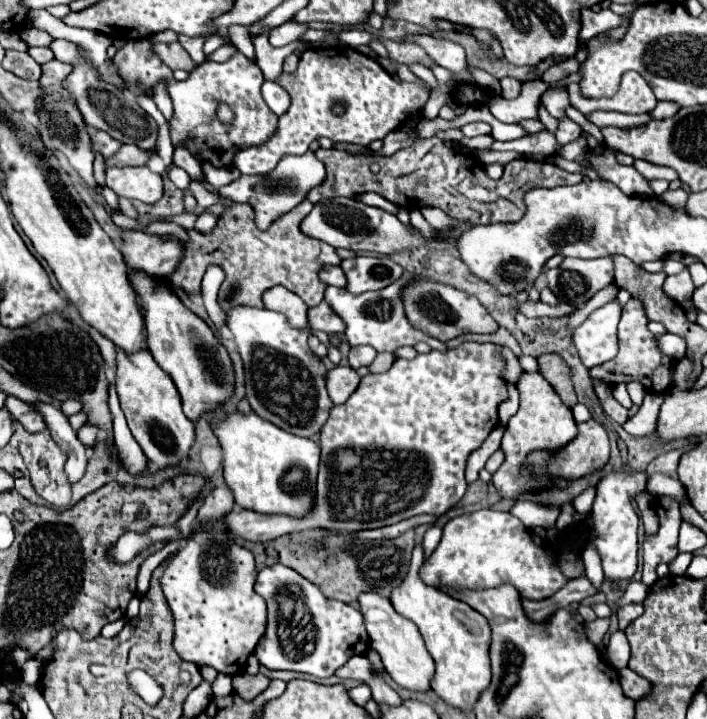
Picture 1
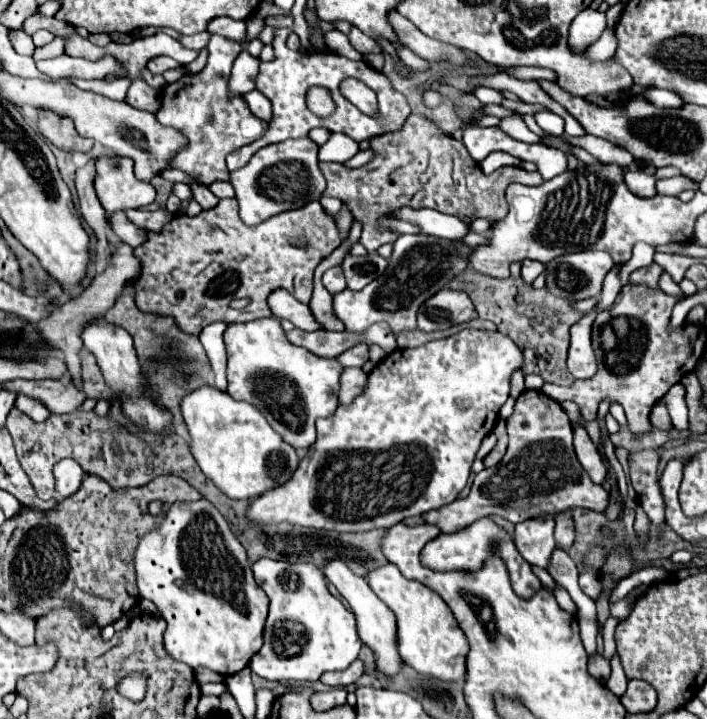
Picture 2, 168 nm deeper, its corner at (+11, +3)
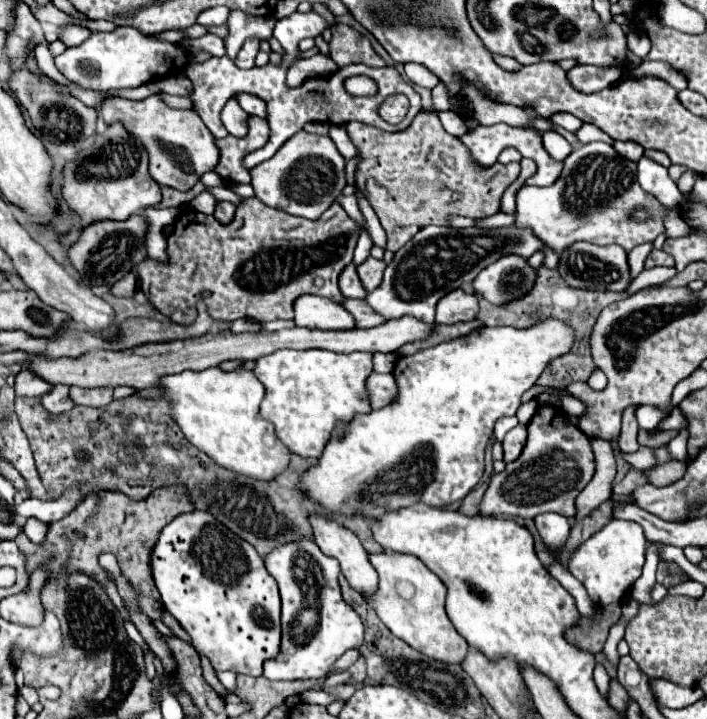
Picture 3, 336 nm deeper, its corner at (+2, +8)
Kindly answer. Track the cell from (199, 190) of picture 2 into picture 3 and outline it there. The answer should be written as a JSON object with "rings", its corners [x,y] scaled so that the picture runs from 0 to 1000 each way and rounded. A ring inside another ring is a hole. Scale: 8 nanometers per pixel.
{"rings":[[[311,278],[311,281],[306,281],[303,303],[308,303],[314,312],[320,312],[320,309],[325,309],[325,306],[328,306],[331,292],[334,292],[334,287],[331,287],[328,281],[317,281],[317,278]]]}

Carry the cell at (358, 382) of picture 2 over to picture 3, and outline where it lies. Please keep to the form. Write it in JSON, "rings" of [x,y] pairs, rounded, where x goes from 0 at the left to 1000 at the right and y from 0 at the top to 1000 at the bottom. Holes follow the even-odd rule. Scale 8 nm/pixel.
{"rings":[[[526,517],[526,520],[521,523],[518,540],[521,540],[521,551],[523,551],[523,565],[526,565],[529,570],[535,570],[535,567],[546,565],[546,562],[557,554],[557,545],[560,545],[557,523],[554,523],[554,520]]]}

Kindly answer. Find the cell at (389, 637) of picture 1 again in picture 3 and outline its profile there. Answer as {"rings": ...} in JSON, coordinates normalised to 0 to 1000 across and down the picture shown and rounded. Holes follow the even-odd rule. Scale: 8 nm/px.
{"rings":[[[444,718],[438,726],[444,732],[444,754],[461,773],[481,782],[492,812],[512,829],[526,829],[535,821],[535,798],[506,745],[455,718]]]}

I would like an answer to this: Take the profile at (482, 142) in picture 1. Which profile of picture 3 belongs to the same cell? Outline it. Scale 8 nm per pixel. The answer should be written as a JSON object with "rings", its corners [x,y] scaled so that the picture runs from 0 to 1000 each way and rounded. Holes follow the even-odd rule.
{"rings":[[[594,153],[580,178],[571,184],[543,184],[529,175],[495,170],[495,195],[512,217],[504,234],[504,259],[546,320],[546,348],[560,350],[591,320],[617,312],[631,314],[631,300],[648,298],[662,303],[687,303],[707,292],[713,264],[733,248],[736,228],[699,228],[682,234],[665,217],[665,209],[648,189],[636,189],[614,153]]]}

